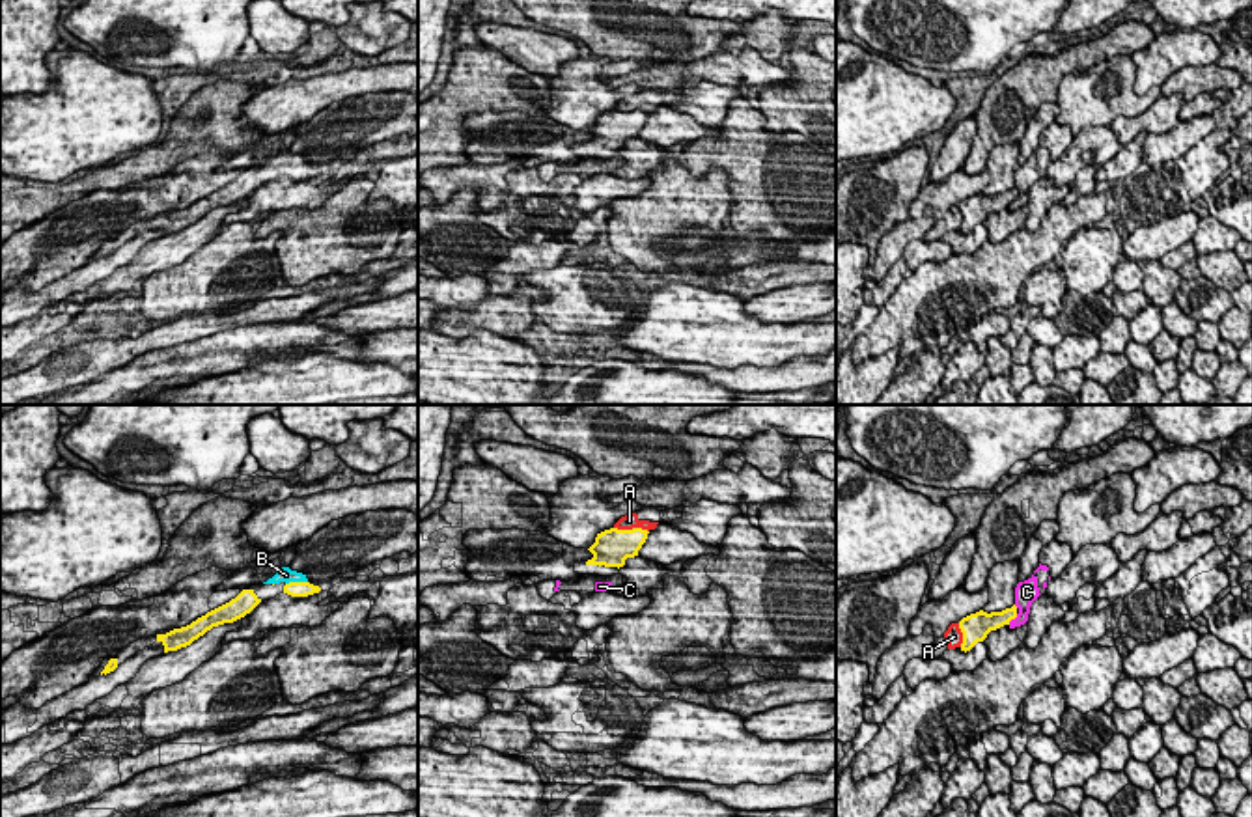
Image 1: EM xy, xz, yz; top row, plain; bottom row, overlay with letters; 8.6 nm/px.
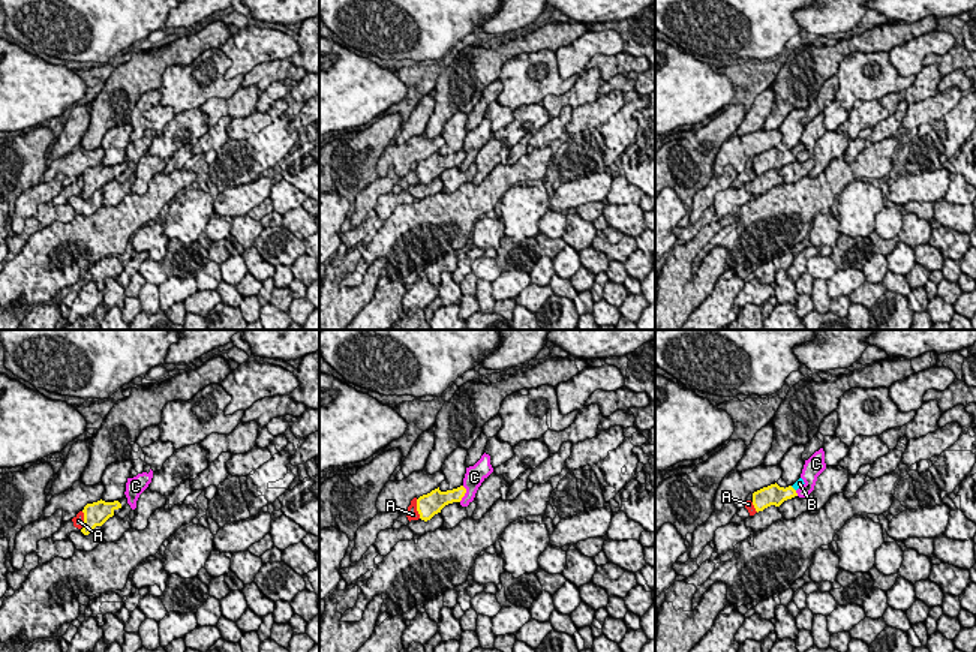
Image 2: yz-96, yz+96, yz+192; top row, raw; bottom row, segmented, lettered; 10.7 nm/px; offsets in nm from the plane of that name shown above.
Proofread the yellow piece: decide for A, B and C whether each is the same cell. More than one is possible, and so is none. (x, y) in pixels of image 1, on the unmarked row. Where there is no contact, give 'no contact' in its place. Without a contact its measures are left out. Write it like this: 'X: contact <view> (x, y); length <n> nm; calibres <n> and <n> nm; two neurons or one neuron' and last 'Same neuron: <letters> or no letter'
A: contact xz (633, 110); length 300 nm; calibres 320 and 130 nm; two neurons
B: contact xy (295, 165); length 190 nm; calibres 130 and 130 nm; one neuron
C: contact yz (1012, 200); length 130 nm; calibres 180 and 190 nm; two neurons
Same neuron: B

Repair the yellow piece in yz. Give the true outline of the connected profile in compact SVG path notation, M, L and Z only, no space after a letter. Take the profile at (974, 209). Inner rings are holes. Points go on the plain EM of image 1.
M1017 188L1006 190L1002 194L976 194L959 203L963 215L961 233L970 233L978 224L983 224L991 213L1009 207L1017 200Z

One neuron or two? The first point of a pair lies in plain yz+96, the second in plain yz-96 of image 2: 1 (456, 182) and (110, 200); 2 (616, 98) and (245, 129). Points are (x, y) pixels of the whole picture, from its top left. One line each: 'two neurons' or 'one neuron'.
1: one neuron
2: one neuron

